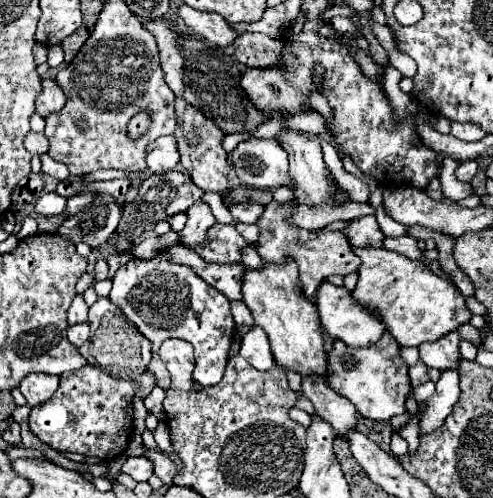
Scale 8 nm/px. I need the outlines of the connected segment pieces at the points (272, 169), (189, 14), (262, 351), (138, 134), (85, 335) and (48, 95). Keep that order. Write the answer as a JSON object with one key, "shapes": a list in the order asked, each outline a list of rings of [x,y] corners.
{"shapes":[[[[250,138],[230,154],[240,184],[278,188],[288,184],[288,154],[274,138]]],[[[182,4],[178,8],[178,14],[192,32],[196,32],[198,36],[202,36],[218,46],[228,46],[236,38],[236,32],[216,12],[200,12],[200,10],[192,10],[190,6]]],[[[252,326],[252,330],[242,338],[240,356],[246,358],[256,370],[270,370],[276,364],[270,340],[260,326]]],[[[140,110],[140,112],[128,122],[128,138],[132,138],[132,140],[142,138],[142,134],[150,128],[150,124],[152,124],[152,114],[150,114],[150,110]]],[[[86,322],[68,328],[68,340],[70,340],[74,346],[82,346],[84,342],[88,342],[88,338],[90,338],[90,326],[88,326]]],[[[42,80],[42,92],[36,98],[36,112],[40,116],[48,116],[52,112],[62,110],[66,102],[66,96],[62,92],[62,88],[54,82],[54,80]]]]}

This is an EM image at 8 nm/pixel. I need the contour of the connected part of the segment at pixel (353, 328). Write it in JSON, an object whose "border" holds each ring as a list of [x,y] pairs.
{"border":[[[324,280],[318,286],[316,306],[318,306],[320,322],[322,322],[324,330],[334,340],[342,340],[352,348],[372,346],[380,338],[380,334],[384,332],[384,326],[380,326],[380,322],[376,322],[376,318],[372,318],[372,314],[364,314],[364,310],[360,310],[360,306],[356,306],[356,302],[350,298],[350,292],[344,286],[334,286],[334,284]]]}

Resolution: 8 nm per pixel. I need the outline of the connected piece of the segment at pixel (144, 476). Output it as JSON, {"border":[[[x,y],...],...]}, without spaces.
{"border":[[[130,456],[124,462],[122,472],[132,476],[136,482],[146,482],[152,476],[152,462],[148,462],[144,456]]]}

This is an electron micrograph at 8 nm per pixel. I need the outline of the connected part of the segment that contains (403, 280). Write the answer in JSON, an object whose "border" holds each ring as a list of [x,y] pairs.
{"border":[[[354,248],[354,252],[360,256],[362,264],[352,298],[362,308],[378,314],[386,330],[400,346],[420,346],[422,342],[432,342],[456,330],[472,316],[456,286],[432,274],[424,262],[404,258],[384,248]]]}

